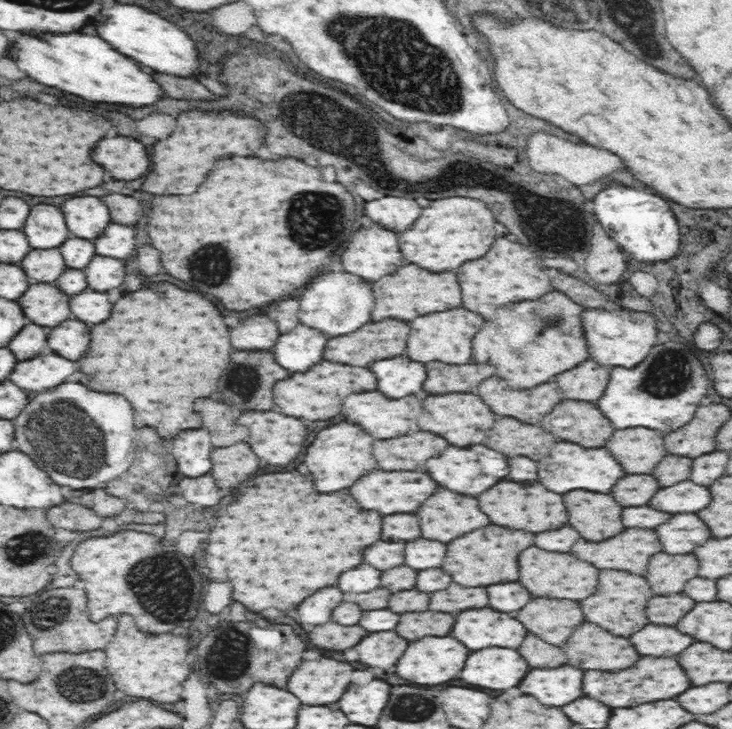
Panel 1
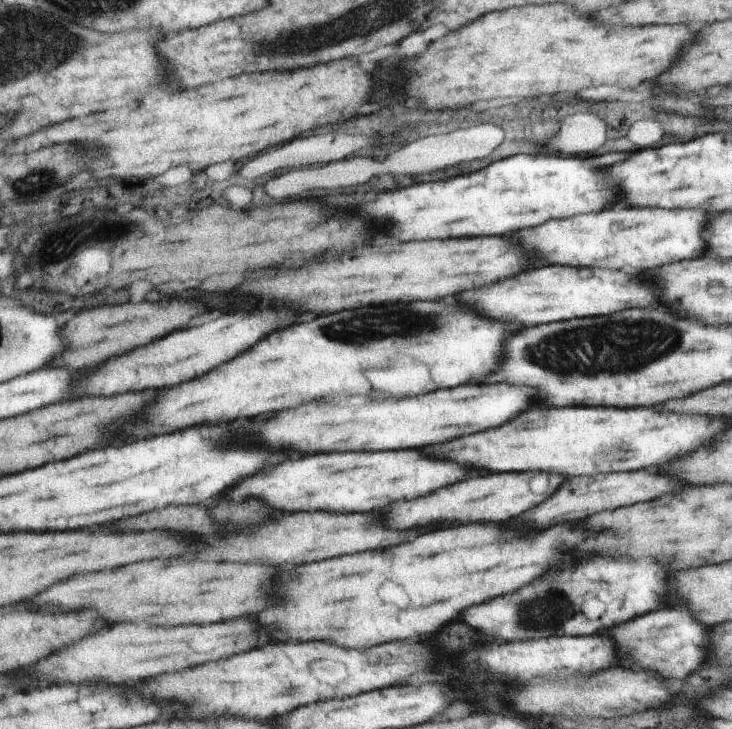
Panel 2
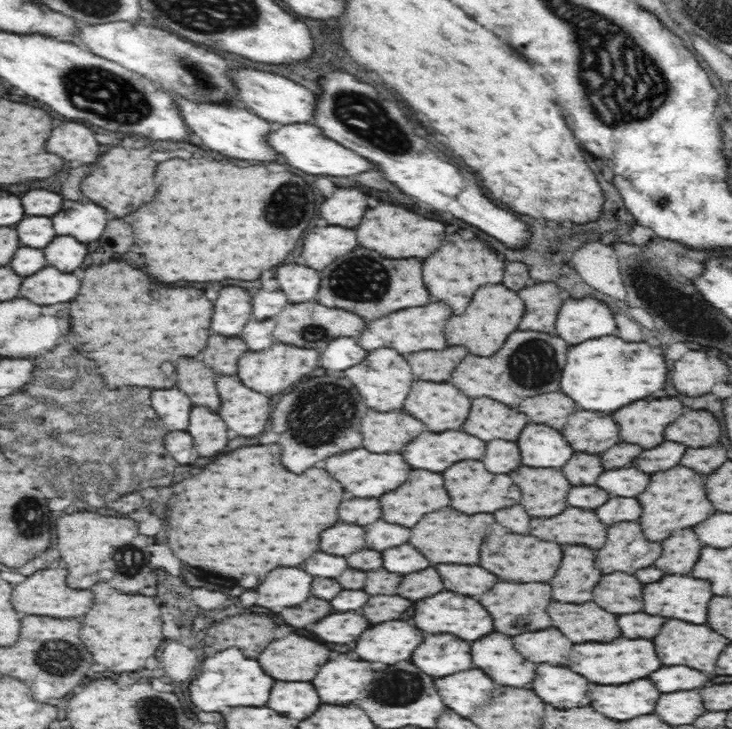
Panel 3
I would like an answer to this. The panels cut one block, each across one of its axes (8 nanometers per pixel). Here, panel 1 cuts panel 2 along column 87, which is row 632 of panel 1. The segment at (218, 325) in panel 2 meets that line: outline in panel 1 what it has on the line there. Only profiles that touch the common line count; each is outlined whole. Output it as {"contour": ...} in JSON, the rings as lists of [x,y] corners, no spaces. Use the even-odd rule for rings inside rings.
{"contour":[[[374,632],[362,640],[362,644],[356,646],[360,654],[360,662],[370,668],[388,670],[390,666],[396,666],[400,656],[406,652],[408,640],[398,636],[396,632]]]}

